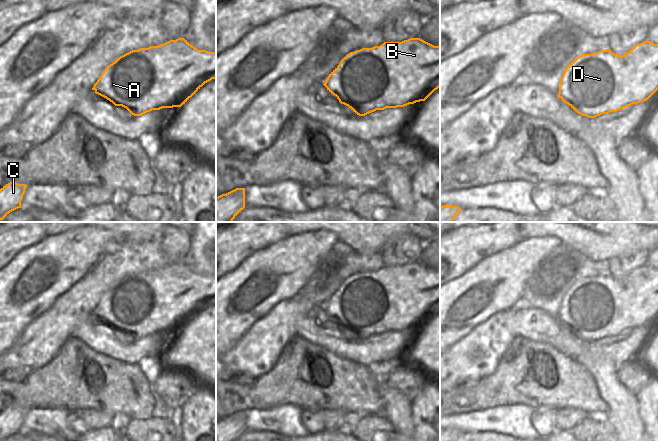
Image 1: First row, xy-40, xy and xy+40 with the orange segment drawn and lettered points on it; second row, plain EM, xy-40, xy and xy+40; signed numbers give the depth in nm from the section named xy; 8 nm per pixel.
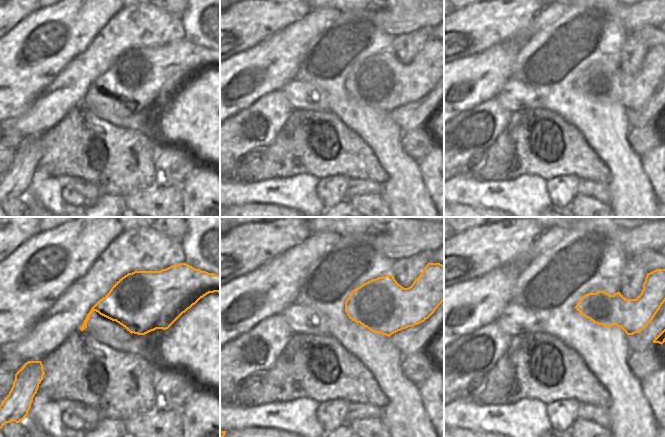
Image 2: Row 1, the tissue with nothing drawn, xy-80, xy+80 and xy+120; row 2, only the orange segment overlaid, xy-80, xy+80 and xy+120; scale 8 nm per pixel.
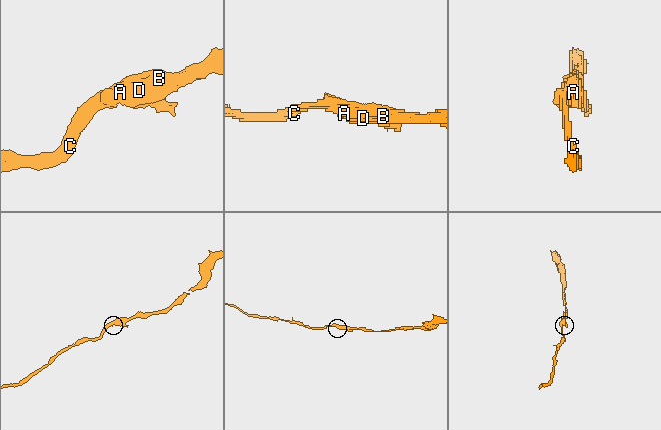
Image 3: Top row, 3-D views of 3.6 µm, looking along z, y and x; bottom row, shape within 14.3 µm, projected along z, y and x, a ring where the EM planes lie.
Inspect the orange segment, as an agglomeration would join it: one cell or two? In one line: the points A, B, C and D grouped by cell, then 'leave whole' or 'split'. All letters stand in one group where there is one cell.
A B C D | leave whole

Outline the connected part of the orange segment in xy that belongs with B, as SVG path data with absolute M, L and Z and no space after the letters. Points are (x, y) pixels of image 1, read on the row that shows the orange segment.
M410 38L356 50L340 61L323 85L359 116L425 101L440 87L440 46Z

